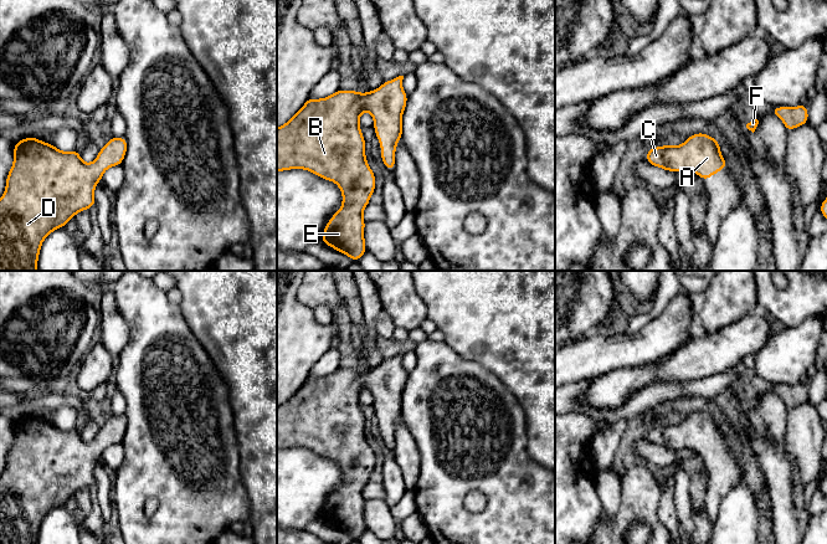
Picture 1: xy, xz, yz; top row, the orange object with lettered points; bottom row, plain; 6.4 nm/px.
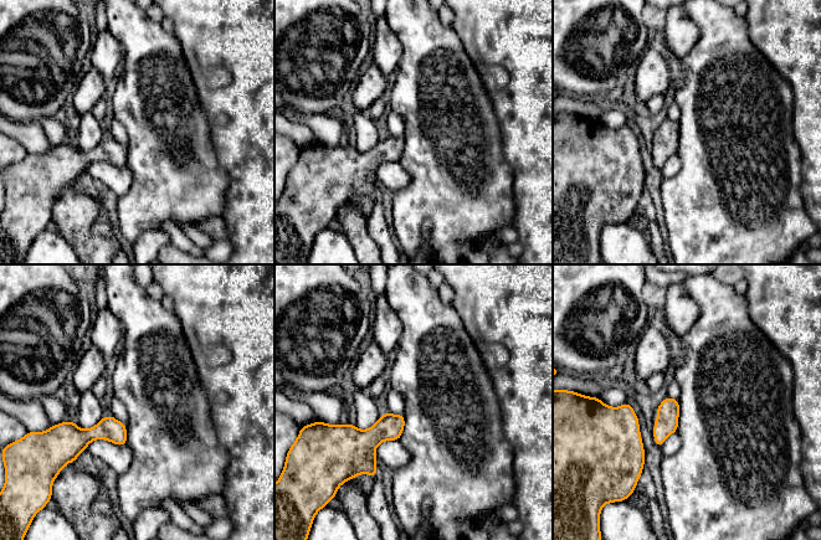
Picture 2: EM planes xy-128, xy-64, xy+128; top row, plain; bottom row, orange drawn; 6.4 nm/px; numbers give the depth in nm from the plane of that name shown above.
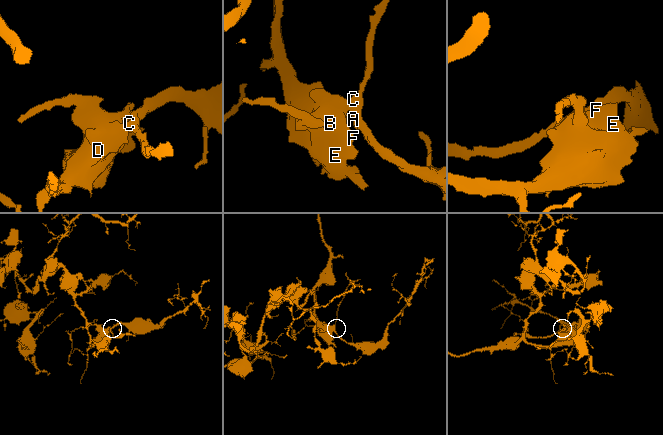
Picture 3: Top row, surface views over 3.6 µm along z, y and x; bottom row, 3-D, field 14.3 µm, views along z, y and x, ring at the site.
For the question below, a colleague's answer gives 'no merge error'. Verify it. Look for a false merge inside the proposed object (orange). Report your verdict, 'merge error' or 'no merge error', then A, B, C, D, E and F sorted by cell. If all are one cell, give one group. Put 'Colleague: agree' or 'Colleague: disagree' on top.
Colleague: agree
no merge error; groups A B C D E F

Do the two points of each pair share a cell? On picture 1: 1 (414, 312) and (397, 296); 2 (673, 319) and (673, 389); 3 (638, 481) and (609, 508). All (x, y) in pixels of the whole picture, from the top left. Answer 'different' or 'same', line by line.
1: same
2: different
3: different

